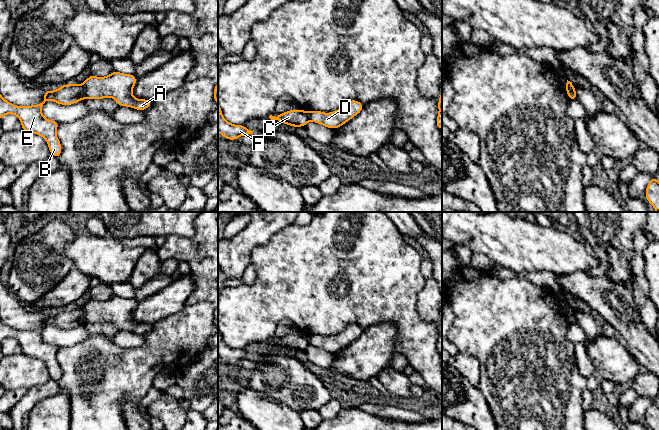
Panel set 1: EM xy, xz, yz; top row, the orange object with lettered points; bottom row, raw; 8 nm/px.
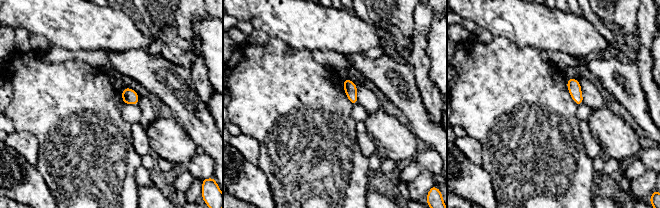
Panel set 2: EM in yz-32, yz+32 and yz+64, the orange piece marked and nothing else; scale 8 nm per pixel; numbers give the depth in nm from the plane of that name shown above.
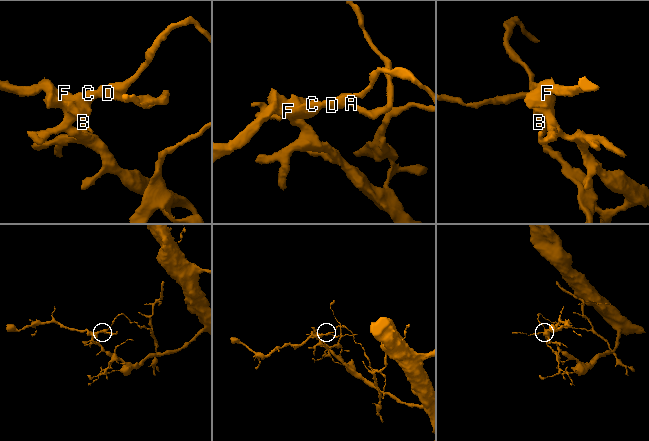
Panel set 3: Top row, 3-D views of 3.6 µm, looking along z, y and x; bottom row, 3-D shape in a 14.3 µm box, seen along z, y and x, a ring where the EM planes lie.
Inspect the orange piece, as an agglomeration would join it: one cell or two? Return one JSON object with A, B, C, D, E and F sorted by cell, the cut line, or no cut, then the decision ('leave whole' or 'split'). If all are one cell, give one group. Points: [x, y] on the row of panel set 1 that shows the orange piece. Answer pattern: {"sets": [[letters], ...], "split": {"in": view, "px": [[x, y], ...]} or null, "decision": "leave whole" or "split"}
{"sets": [["A", "D"], ["B", "C", "E", "F"]], "split": {"in": "xy", "px": [[82, 84], [84, 97]]}, "decision": "split"}

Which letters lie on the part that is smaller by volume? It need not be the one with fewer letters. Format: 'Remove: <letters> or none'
Remove: A, D

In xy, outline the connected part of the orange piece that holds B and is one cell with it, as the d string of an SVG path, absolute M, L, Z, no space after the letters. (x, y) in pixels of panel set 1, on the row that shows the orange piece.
M65 84L54 91L44 92L44 101L37 105L16 106L5 100L0 94L0 119L13 114L21 121L22 130L42 136L51 155L59 158L62 152L61 143L56 131L59 123L42 115L42 107L46 101L52 100L60 105L72 105L84 99L84 89L81 84Z

